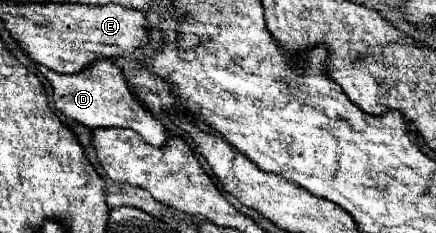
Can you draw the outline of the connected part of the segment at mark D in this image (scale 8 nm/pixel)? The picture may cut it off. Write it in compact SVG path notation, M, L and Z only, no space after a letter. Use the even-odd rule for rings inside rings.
M93 61L87 69L79 73L61 75L55 73L43 65L39 65L39 71L45 75L45 79L53 87L53 101L55 107L69 119L95 129L95 127L127 127L137 131L149 145L165 145L165 139L169 139L167 129L161 121L157 121L131 93L131 89L125 83L125 77L121 75L121 69L117 69L111 61Z

